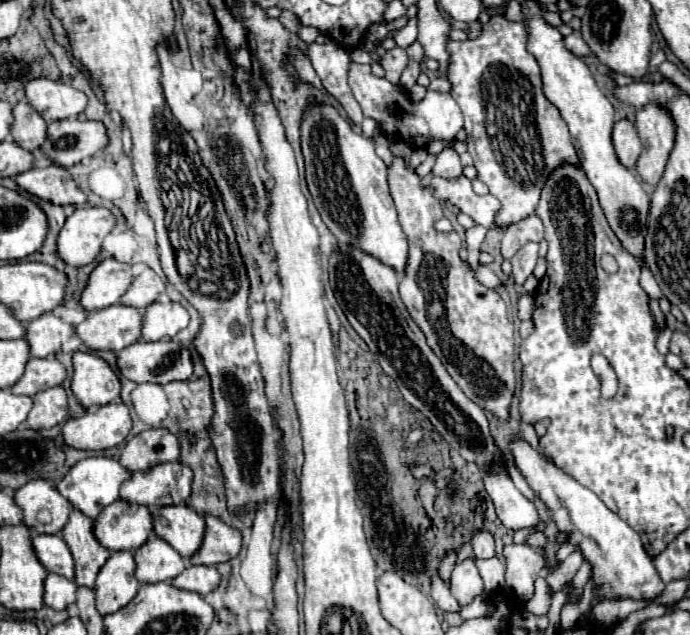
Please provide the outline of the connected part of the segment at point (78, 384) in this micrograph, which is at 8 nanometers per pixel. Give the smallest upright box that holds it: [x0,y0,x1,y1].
[72,352,120,408]

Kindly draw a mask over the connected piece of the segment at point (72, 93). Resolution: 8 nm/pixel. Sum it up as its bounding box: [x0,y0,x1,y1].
[26,78,88,122]

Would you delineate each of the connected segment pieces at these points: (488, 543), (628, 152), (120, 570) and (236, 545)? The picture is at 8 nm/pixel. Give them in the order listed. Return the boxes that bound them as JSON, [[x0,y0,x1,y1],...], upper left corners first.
[[472,532,494,560],[612,118,642,168],[96,550,140,614],[190,516,242,564]]

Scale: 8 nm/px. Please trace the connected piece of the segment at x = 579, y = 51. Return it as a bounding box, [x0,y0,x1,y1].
[566,30,592,56]

